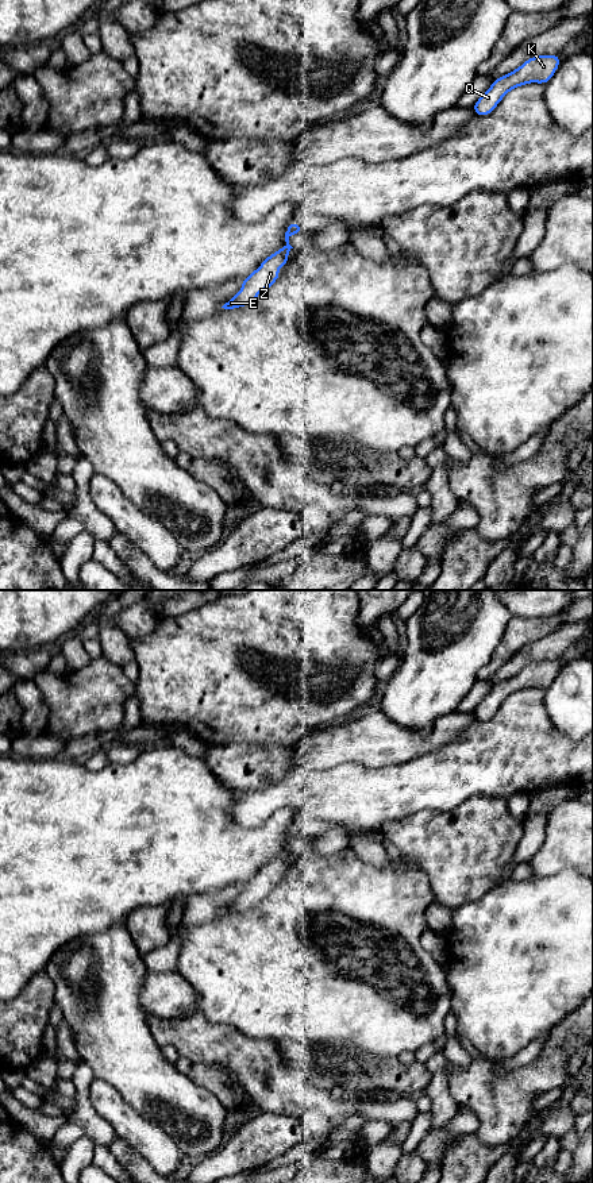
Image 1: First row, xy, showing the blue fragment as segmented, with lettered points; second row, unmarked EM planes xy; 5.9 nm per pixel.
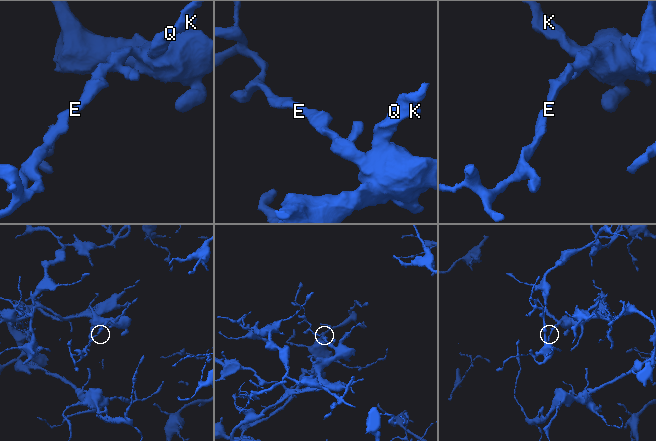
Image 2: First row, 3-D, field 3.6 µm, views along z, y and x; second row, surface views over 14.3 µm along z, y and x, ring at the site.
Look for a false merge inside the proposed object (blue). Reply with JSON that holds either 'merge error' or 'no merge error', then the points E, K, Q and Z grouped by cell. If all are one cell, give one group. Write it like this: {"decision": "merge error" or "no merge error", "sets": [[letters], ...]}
{"decision": "no merge error", "sets": [["E", "K", "Q", "Z"]]}

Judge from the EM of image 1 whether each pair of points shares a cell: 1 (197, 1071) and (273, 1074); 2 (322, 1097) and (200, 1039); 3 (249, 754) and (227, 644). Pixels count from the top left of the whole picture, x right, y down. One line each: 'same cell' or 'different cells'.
1: same cell
2: same cell
3: different cells

